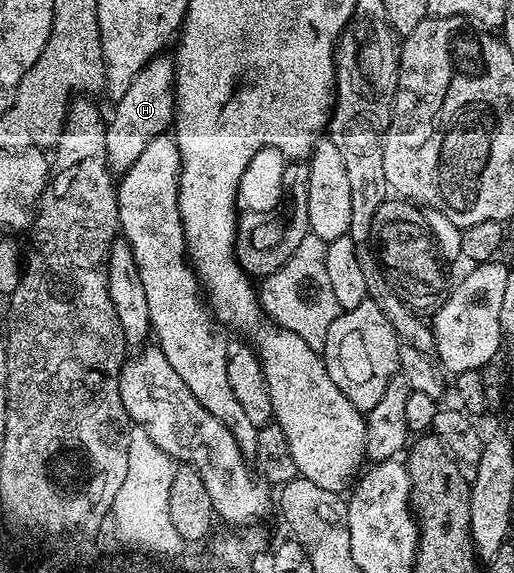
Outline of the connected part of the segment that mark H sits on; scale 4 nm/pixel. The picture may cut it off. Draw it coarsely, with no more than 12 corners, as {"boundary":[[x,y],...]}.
{"boundary":[[153,58],[106,120],[112,172],[175,117],[175,64]]}

